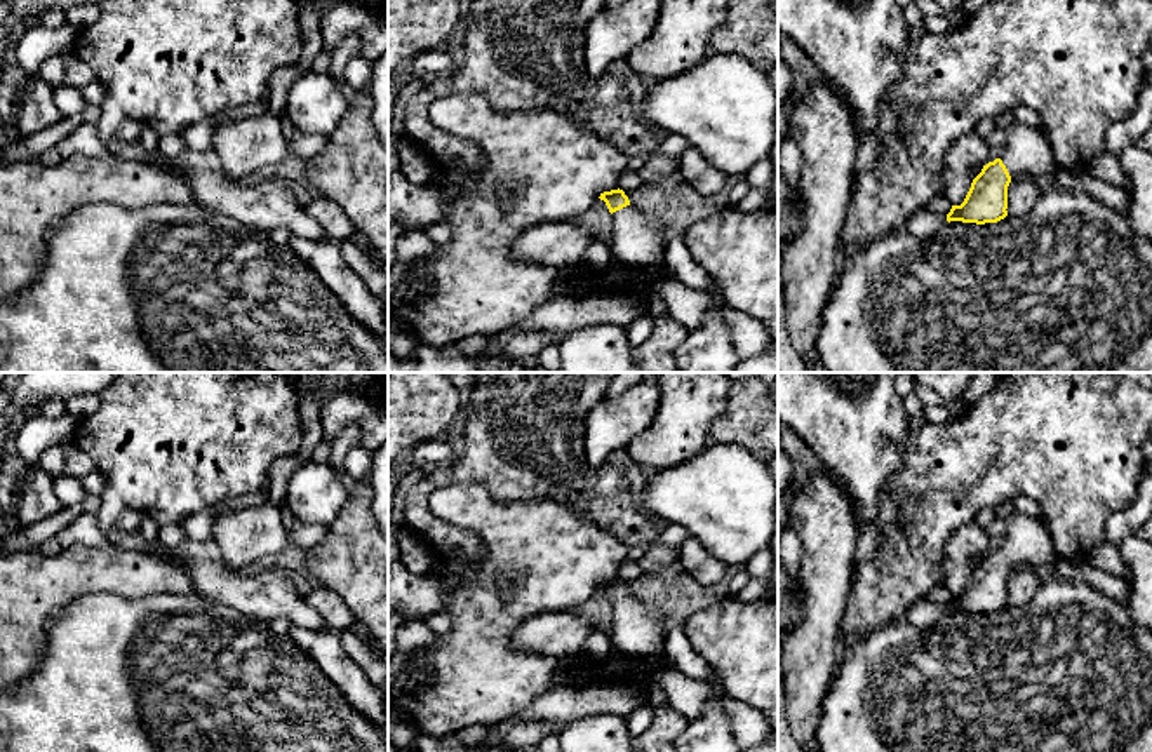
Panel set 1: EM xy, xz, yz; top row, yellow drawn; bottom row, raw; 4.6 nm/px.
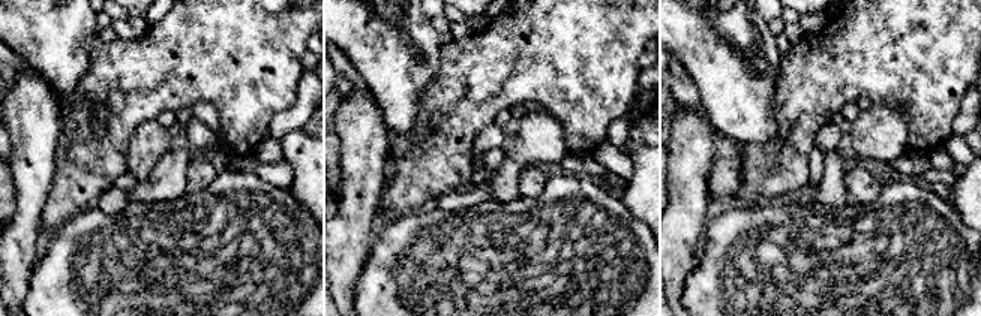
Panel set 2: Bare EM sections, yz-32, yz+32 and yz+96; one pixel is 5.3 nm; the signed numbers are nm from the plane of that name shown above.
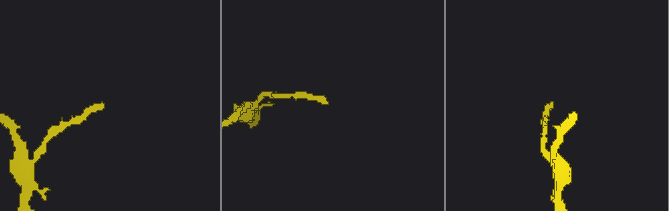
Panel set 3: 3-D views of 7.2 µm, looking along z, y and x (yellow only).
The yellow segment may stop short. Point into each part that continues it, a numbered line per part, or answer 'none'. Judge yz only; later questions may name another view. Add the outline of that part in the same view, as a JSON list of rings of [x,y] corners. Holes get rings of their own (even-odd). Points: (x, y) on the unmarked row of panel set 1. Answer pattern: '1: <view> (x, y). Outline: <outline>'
1: yz (1027, 542). Outline: [[[1015,512],[1006,520],[1006,533],[1001,538],[1001,550],[1013,567],[1035,567],[1053,564],[1056,561],[1056,547],[1046,519],[1035,519]]]

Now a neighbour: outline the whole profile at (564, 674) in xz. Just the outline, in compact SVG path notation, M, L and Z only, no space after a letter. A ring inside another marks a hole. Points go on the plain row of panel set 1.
M585 653L557 658L557 667L553 670L553 686L566 686L573 689L588 686L585 679L574 674L586 661L588 661L588 656Z

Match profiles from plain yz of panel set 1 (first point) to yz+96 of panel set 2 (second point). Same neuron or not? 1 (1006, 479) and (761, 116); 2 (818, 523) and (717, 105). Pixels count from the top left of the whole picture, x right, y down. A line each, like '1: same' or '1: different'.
1: different
2: different

